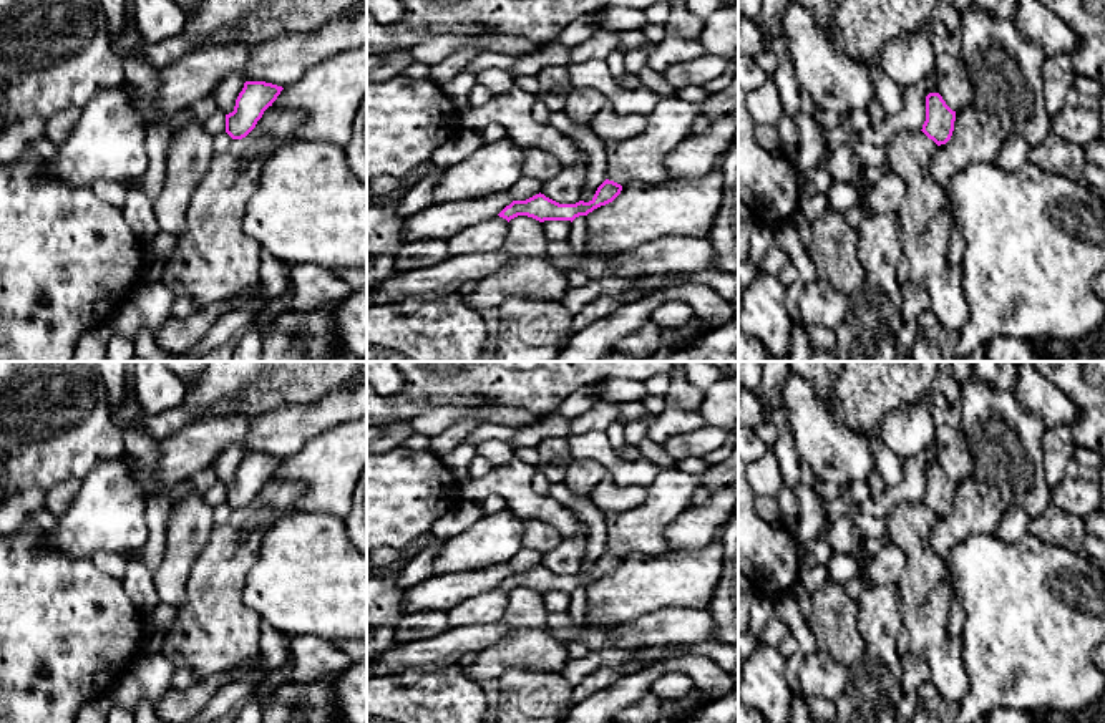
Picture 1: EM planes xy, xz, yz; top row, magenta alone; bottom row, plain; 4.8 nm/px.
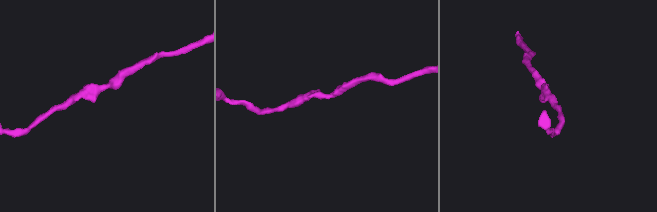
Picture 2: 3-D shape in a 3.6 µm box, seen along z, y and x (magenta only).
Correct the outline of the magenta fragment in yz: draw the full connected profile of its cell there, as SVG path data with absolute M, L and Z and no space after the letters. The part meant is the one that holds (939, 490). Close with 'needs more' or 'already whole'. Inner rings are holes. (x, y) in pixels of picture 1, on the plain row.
M939 464L926 468L926 493L922 504L937 517L946 516L954 502L956 483L952 483Z; already whole

